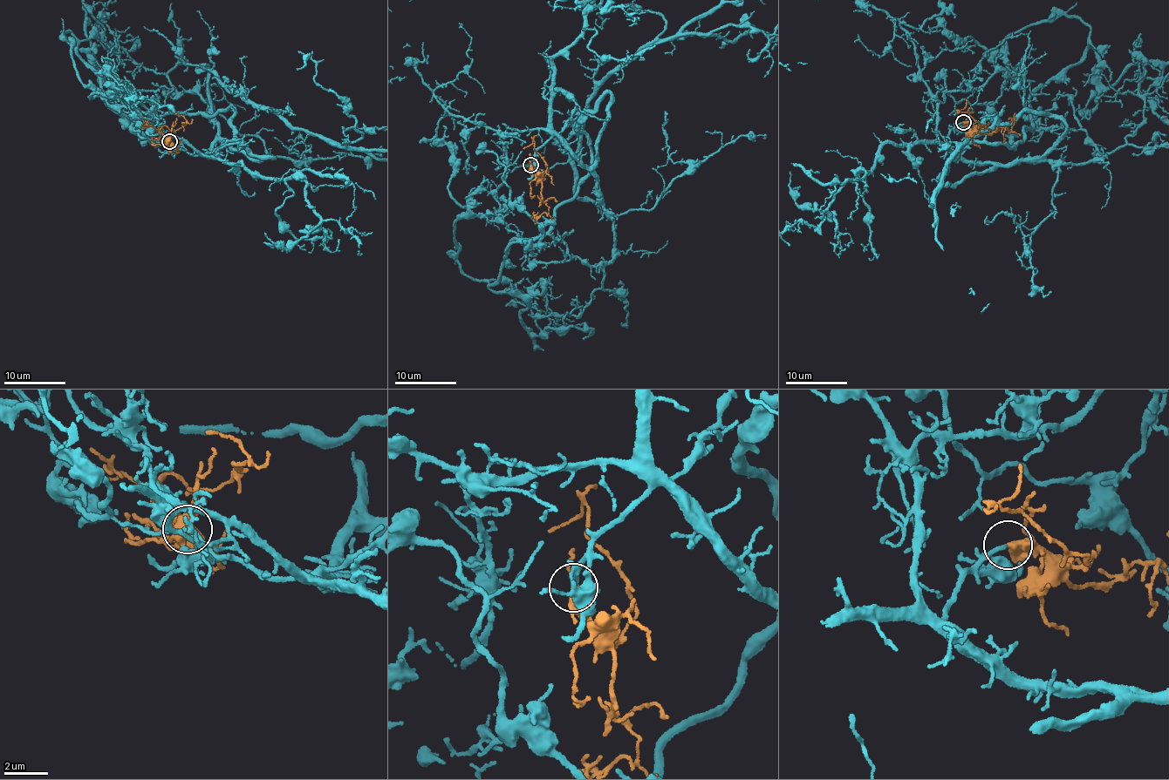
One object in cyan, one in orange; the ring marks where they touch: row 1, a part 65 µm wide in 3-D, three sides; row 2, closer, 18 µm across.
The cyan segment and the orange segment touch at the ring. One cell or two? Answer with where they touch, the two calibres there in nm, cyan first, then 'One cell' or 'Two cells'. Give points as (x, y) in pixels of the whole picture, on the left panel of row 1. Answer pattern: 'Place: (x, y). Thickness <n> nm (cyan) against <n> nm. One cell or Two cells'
Place: (169, 141). Thickness 240 nm (cyan) against 400 nm. One cell

